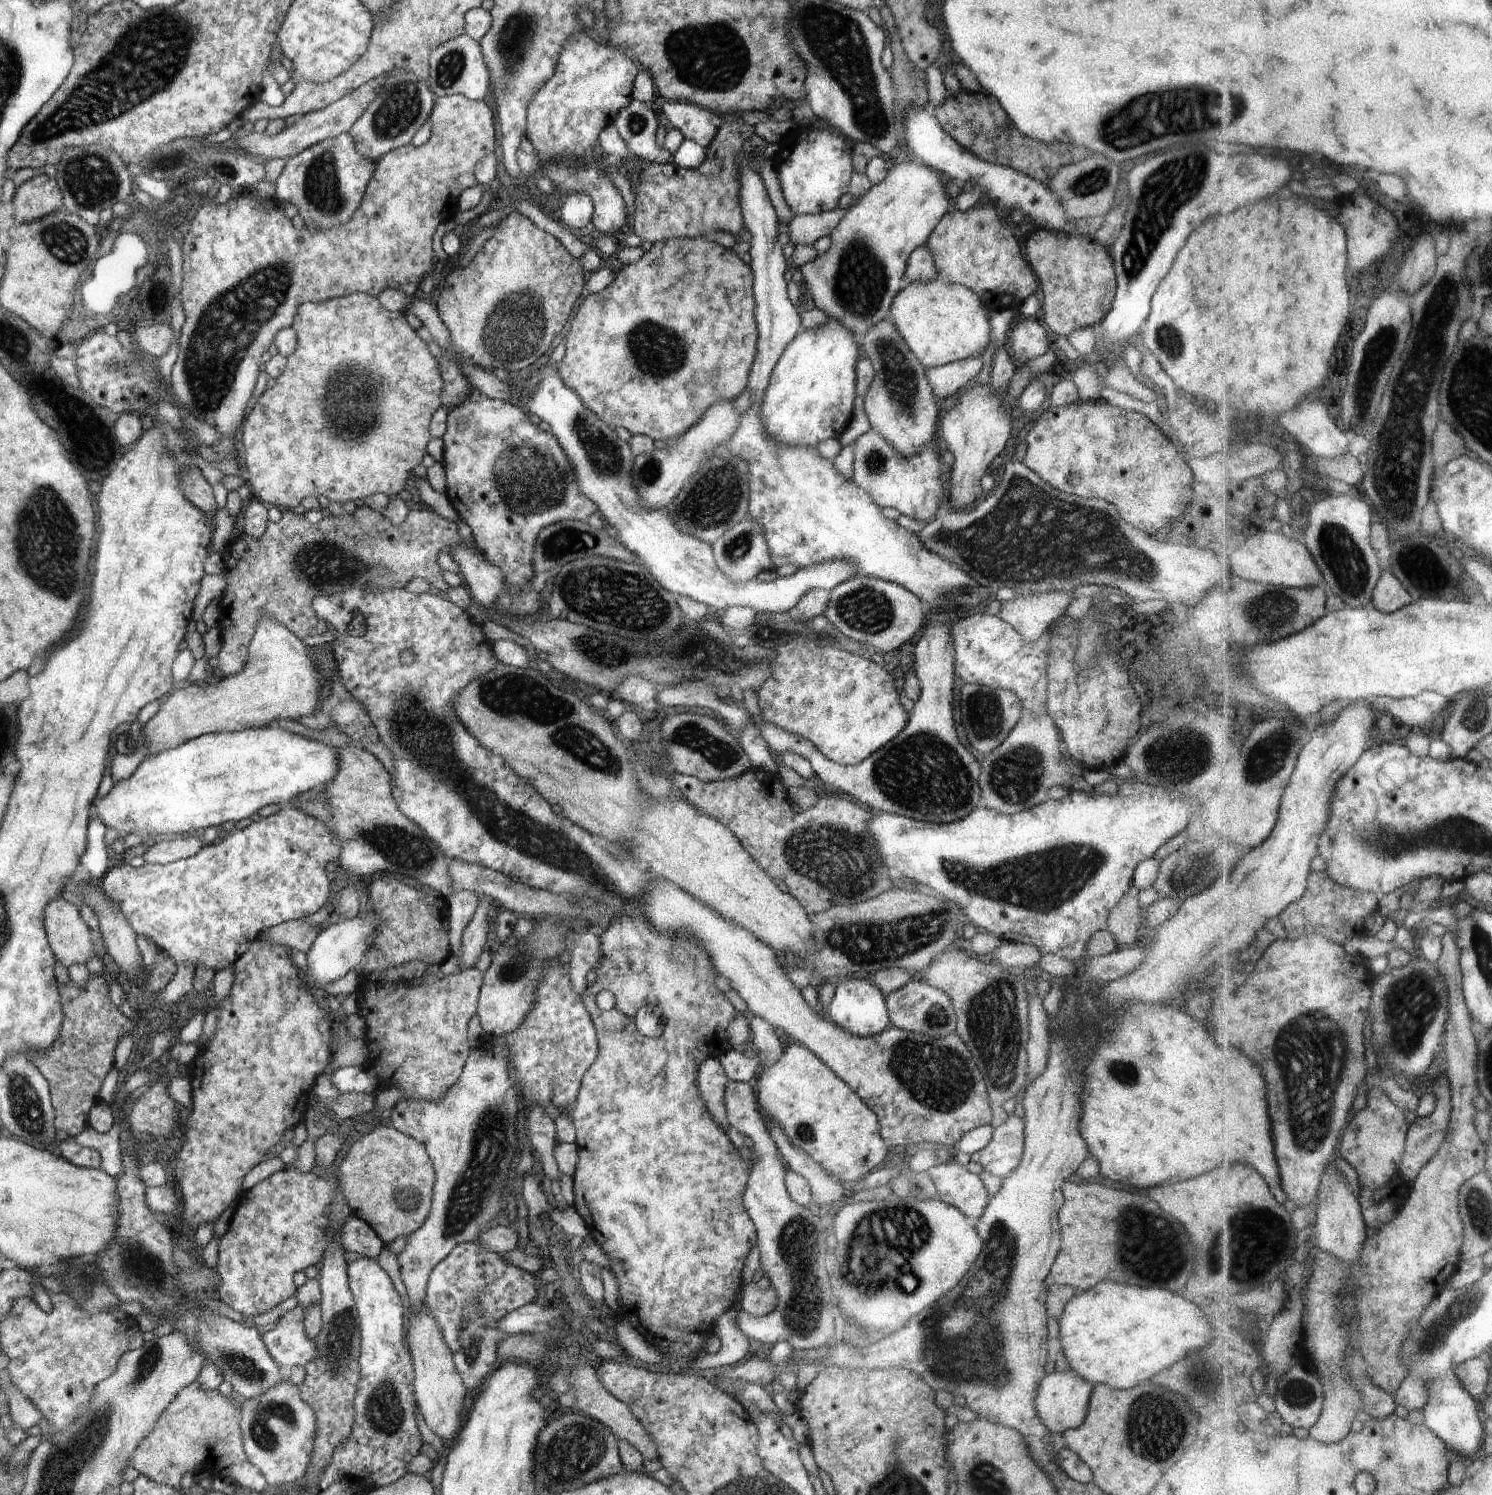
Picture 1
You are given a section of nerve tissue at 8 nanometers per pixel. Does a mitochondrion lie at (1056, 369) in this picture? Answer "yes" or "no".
no

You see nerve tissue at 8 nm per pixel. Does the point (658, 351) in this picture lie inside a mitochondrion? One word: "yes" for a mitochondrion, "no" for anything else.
yes

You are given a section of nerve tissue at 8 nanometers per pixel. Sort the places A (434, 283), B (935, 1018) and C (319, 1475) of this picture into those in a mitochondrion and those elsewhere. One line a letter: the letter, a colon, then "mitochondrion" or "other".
A: other
B: mitochondrion
C: other

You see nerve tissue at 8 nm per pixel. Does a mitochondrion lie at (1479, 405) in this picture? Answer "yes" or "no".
yes

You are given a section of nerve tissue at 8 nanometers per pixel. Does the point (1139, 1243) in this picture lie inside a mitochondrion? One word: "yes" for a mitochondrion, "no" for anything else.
yes

